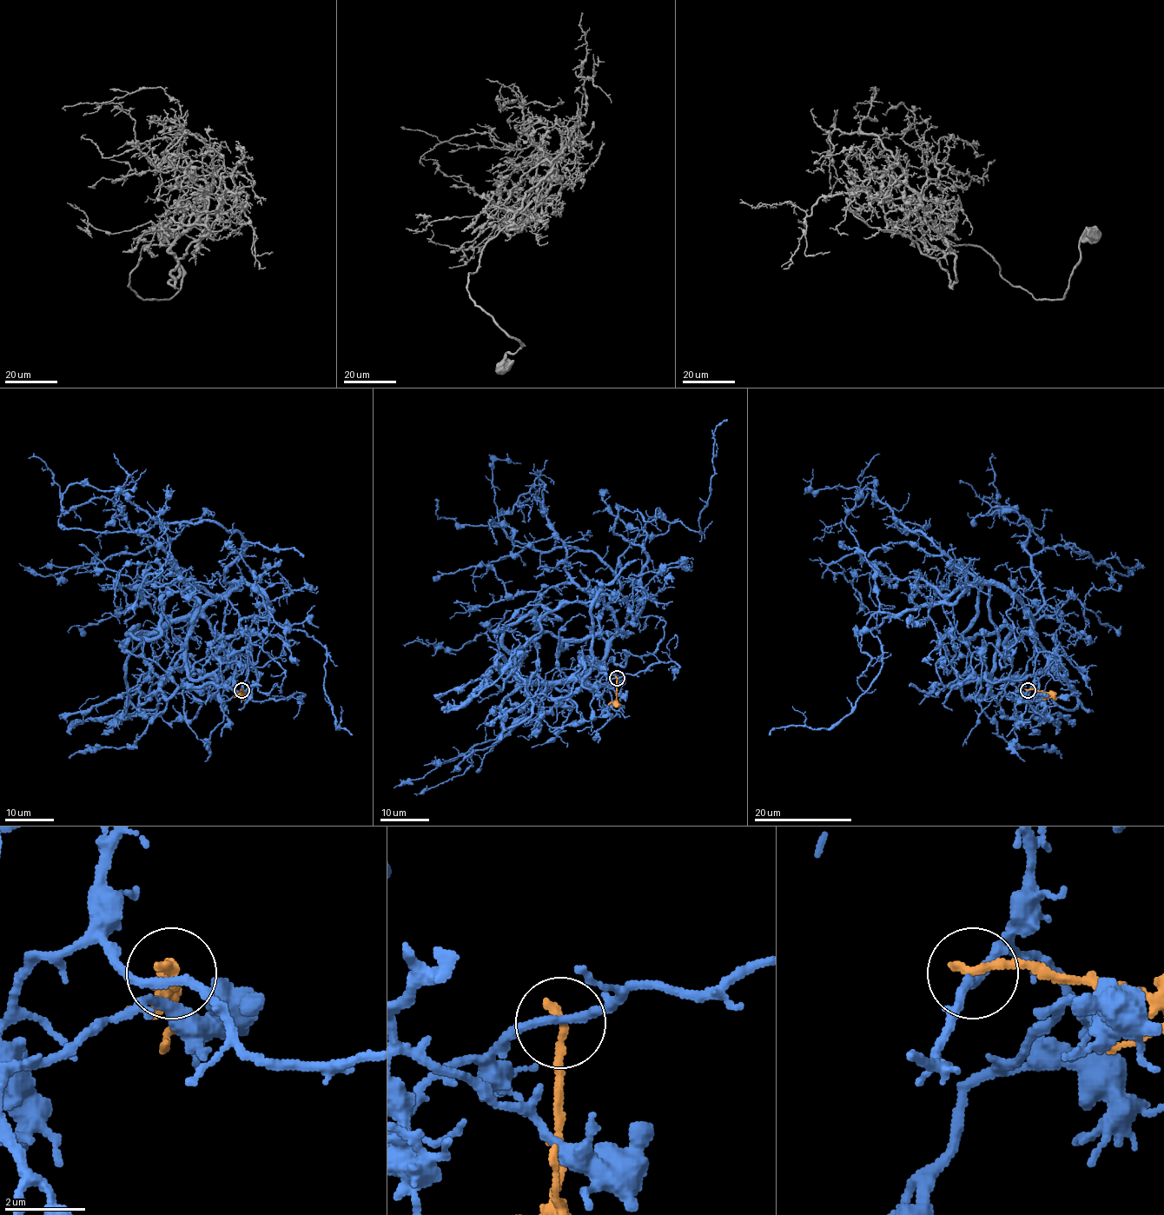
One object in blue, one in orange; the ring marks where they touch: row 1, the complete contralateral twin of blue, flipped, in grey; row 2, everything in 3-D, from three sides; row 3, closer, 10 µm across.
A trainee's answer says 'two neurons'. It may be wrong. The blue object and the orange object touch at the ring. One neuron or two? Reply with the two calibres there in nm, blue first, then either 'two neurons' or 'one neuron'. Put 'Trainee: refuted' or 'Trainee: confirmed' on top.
Trainee: confirmed
200 nm thick on the blue side, 260 nm on the other; two neurons

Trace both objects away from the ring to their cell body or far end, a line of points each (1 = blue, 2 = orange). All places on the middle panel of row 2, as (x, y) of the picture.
1: (617, 679), (609, 688), (578, 677), (644, 606), (644, 524), (663, 517), (701, 533), (713, 432), (726, 419)
2: (617, 679), (617, 697), (608, 704)

